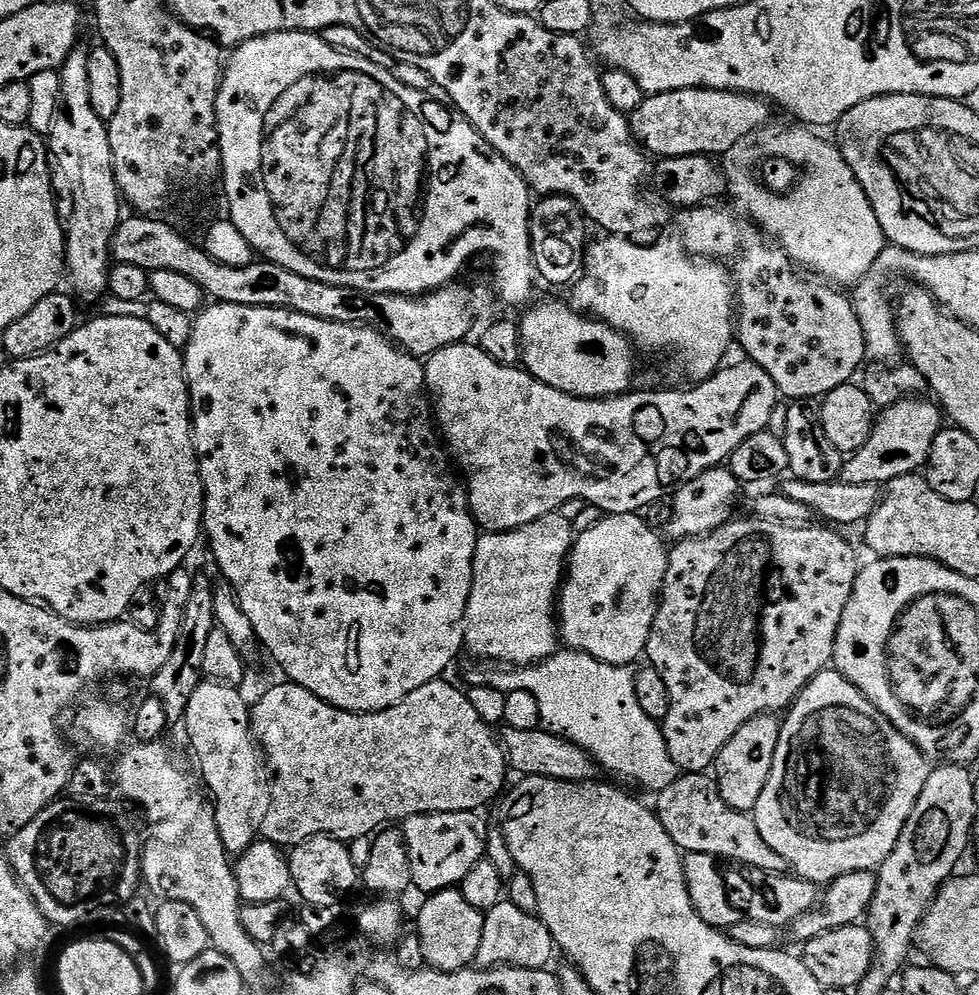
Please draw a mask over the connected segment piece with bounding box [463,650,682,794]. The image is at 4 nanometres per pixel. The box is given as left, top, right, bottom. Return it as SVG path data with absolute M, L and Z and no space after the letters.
M557 650L550 658L538 664L523 666L493 666L488 662L472 662L464 668L463 683L468 688L474 686L490 686L505 694L514 690L526 690L538 698L541 725L547 731L568 740L586 750L588 755L601 769L613 772L624 780L633 780L640 788L649 788L652 794L659 794L682 775L680 767L670 758L670 750L666 750L664 729L657 721L646 718L642 706L638 706L638 698L634 698L634 678L636 672L622 664L607 664L585 652L575 650Z

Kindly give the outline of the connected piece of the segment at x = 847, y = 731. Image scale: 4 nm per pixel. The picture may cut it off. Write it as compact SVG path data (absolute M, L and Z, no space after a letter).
M825 670L801 690L795 704L787 709L780 726L778 750L774 750L774 766L770 770L770 778L766 782L766 790L762 790L762 798L758 798L758 806L754 810L754 819L758 826L758 834L766 838L770 850L782 854L789 869L802 880L808 880L817 886L827 886L842 874L851 872L870 872L879 869L890 850L894 850L894 842L898 842L898 834L902 834L902 826L906 826L906 818L910 818L910 810L914 810L914 802L918 802L918 794L922 794L922 786L926 786L926 778L930 771L929 761L918 745L910 742L896 729L880 711L872 705L871 699L853 686L842 673Z

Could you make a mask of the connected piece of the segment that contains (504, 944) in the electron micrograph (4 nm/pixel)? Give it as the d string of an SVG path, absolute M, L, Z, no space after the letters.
M501 902L486 913L482 930L482 946L478 946L476 964L481 968L548 968L552 952L557 951L550 930L539 915L518 910L511 902Z

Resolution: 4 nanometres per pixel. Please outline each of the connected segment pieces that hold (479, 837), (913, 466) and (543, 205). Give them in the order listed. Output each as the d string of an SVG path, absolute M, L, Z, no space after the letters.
M431 812L403 821L404 844L408 847L412 883L424 894L460 885L478 861L485 859L489 825L475 812Z
M928 398L903 400L883 409L872 426L870 438L866 438L866 446L862 446L862 450L851 453L845 459L840 480L845 484L886 486L899 476L919 473L928 463L930 446L941 427L941 409Z
M548 194L535 201L530 231L535 251L539 253L534 260L539 279L541 276L552 284L572 284L583 274L586 241L589 239L584 224L586 225L584 210L571 196Z

